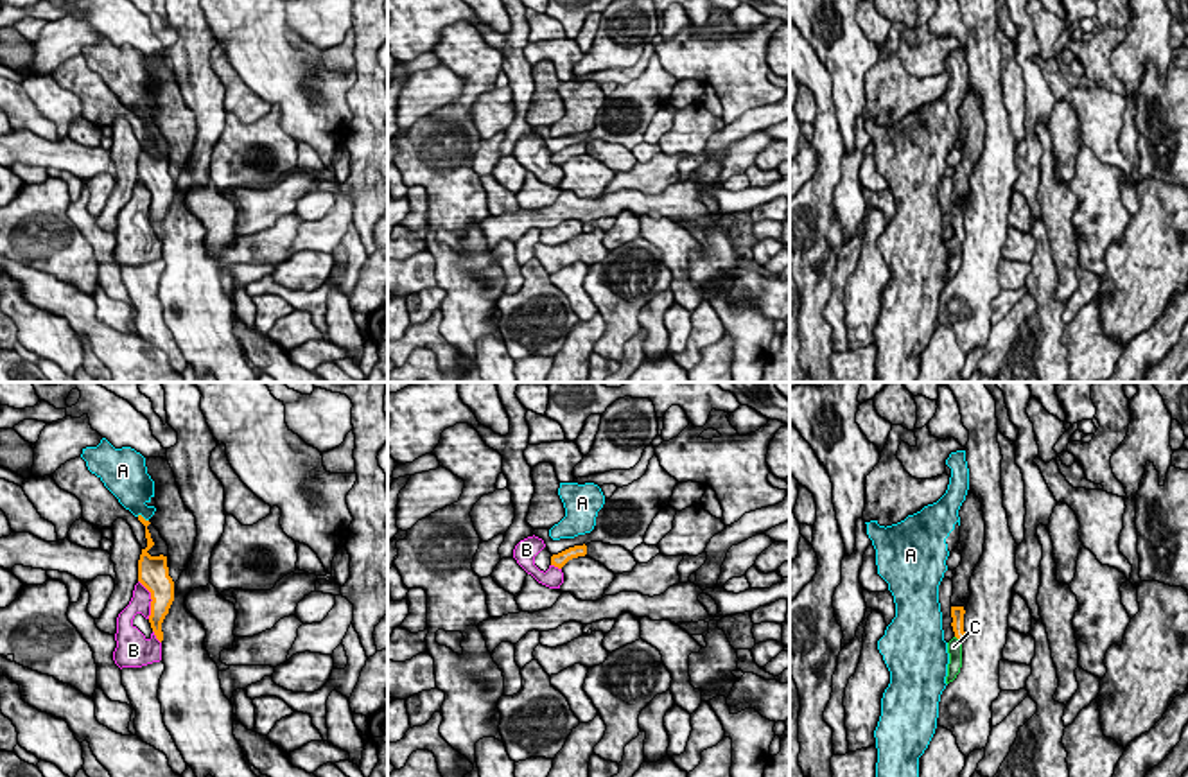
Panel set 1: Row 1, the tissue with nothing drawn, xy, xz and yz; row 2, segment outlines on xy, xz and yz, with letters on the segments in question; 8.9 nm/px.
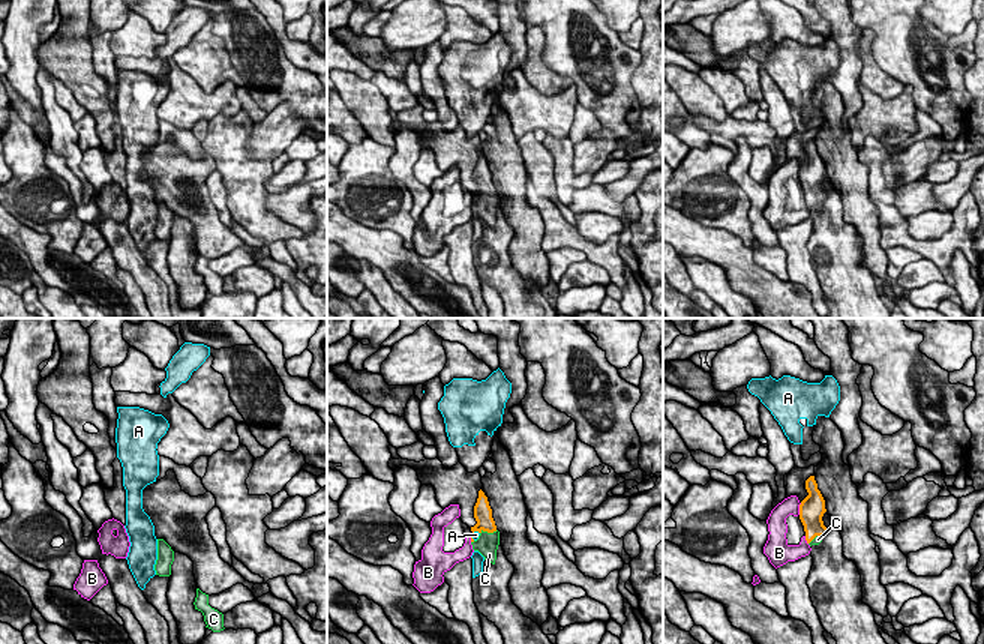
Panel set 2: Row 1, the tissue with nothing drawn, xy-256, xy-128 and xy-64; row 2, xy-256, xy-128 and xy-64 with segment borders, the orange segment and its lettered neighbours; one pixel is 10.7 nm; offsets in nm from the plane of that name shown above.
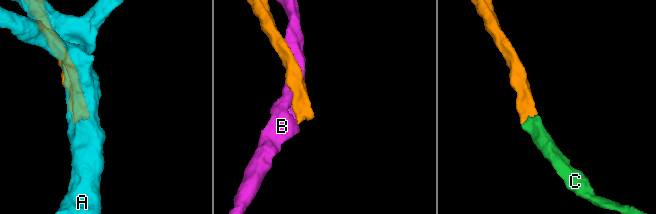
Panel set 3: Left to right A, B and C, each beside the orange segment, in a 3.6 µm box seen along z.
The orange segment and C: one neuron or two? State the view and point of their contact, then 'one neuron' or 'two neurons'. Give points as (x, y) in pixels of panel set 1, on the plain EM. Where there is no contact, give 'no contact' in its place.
meets orange in yz at (957, 235); one neuron

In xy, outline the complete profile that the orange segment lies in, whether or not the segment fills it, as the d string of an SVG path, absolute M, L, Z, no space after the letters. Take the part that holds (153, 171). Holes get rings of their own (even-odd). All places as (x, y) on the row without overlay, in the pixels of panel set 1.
M142 113L138 118L145 124L147 145L142 147L138 158L138 179L151 190L149 221L156 237L163 239L162 221L174 199L174 179L169 174L167 154L151 154L147 149L154 144L147 124L151 122Z

